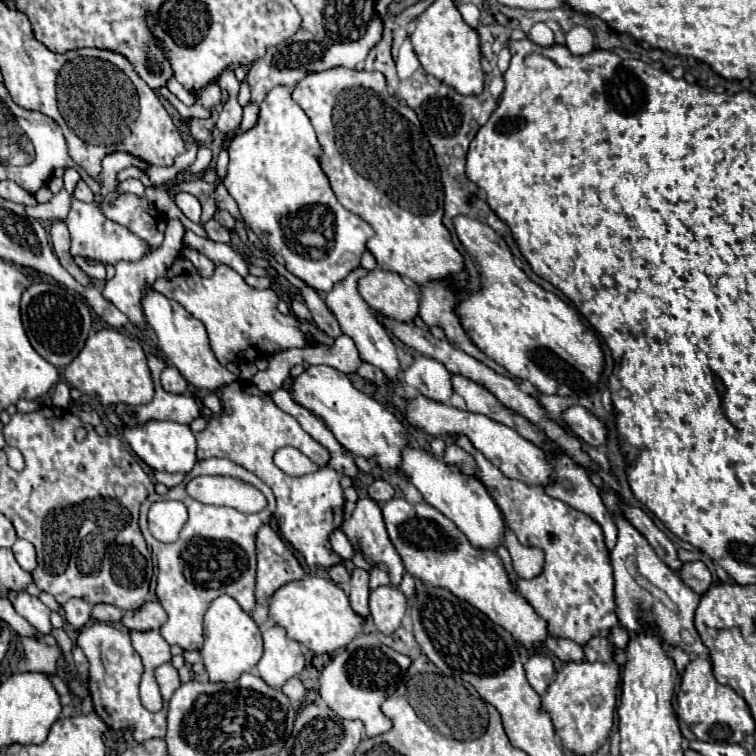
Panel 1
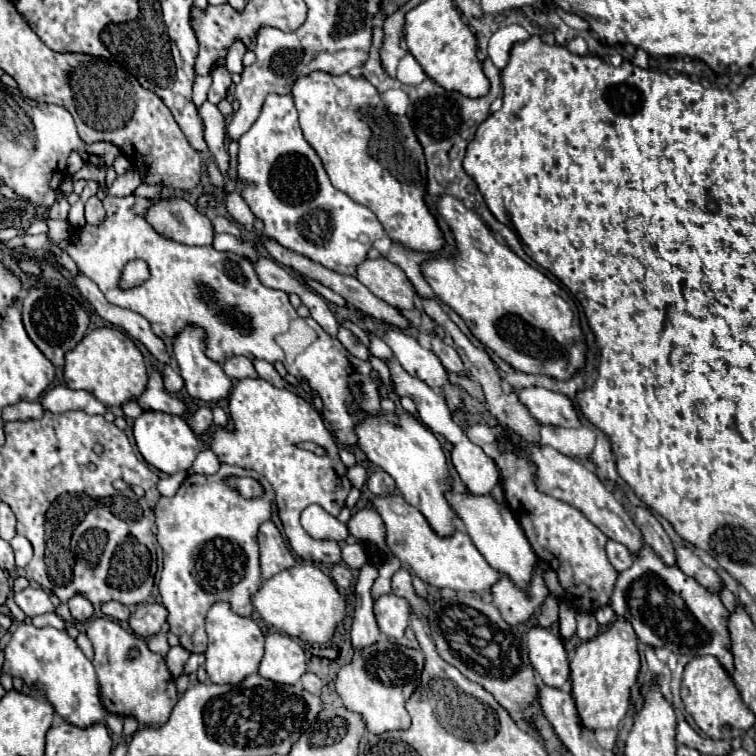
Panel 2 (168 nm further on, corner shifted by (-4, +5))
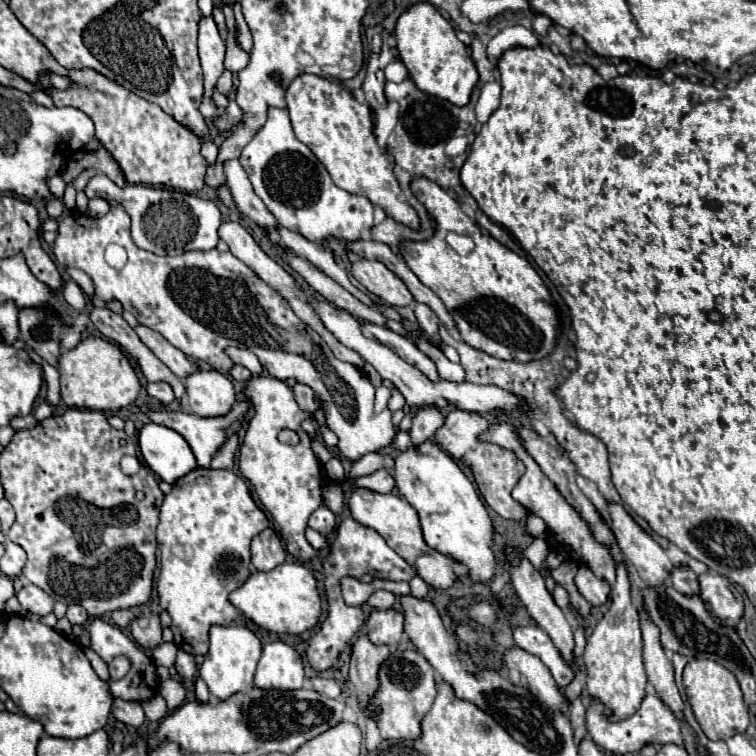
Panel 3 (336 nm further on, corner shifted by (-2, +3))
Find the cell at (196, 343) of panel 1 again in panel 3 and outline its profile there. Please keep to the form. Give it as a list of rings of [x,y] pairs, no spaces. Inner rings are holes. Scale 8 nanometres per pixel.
[[[199,370],[185,380],[187,402],[195,416],[225,416],[235,404],[235,388],[217,370]]]

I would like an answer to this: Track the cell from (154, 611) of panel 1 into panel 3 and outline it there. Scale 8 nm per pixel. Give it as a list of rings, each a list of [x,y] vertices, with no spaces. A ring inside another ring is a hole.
[[[141,614],[133,620],[131,624],[131,636],[135,638],[135,642],[145,648],[145,650],[153,650],[155,646],[161,644],[161,624],[159,618],[155,614]]]

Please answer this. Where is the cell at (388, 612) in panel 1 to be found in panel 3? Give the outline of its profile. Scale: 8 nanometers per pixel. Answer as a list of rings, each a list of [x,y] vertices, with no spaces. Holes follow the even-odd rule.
[[[373,610],[367,620],[367,636],[373,644],[399,644],[403,638],[403,614],[389,610]]]

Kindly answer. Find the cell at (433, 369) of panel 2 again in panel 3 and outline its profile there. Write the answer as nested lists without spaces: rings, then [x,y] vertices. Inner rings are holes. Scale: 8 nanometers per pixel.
[[[363,322],[361,330],[367,338],[379,340],[381,344],[385,344],[393,352],[397,352],[405,362],[419,368],[431,382],[439,380],[439,374],[437,374],[437,368],[435,368],[433,360],[429,356],[425,356],[409,338],[403,338],[403,336],[391,332],[389,328],[381,328],[381,326],[375,326],[371,322]]]

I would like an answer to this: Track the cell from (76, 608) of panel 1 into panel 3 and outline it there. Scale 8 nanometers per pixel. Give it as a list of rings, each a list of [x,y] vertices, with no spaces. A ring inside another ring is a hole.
[[[71,604],[71,606],[67,608],[67,618],[69,618],[71,624],[79,624],[79,626],[83,626],[83,624],[89,620],[85,608],[79,606],[79,604]]]

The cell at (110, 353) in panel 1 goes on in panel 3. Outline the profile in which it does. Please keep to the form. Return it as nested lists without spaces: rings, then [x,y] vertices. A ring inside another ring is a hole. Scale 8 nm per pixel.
[[[85,338],[73,350],[63,350],[59,358],[59,380],[61,380],[61,400],[65,406],[79,410],[99,410],[99,412],[117,412],[139,396],[139,380],[119,346],[101,340]]]

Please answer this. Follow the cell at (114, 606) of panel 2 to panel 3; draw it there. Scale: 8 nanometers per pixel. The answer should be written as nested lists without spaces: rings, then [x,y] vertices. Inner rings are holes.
[[[115,610],[115,612],[113,612],[113,622],[115,622],[119,628],[129,626],[133,618],[135,618],[135,614],[133,614],[131,610]]]

